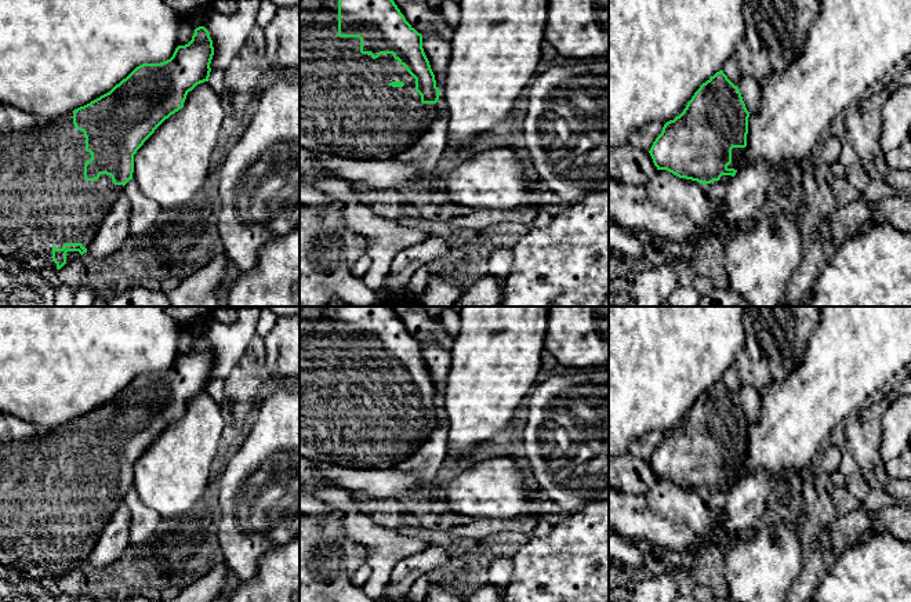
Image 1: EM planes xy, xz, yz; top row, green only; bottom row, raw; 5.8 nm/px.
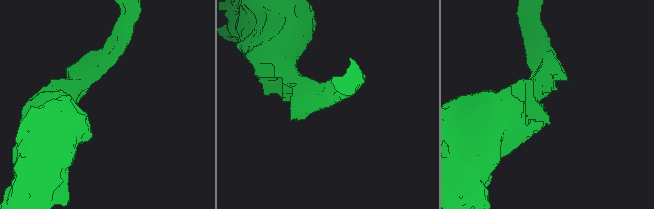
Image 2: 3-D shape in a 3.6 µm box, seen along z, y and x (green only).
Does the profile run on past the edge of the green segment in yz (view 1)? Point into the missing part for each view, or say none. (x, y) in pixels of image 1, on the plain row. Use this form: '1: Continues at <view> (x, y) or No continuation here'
1: Continues at yz (737, 463)

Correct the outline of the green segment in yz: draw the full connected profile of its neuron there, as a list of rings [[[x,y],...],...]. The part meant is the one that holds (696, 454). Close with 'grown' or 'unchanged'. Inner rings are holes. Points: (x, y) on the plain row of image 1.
[[[719,380],[700,395],[679,425],[664,434],[649,463],[657,479],[667,479],[703,494],[714,490],[726,493],[741,478],[748,427],[738,396]]]; grown

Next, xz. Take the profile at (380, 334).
[[[300,307],[300,456],[353,469],[385,469],[413,456],[439,421],[440,399],[418,342],[391,307]]]; grown

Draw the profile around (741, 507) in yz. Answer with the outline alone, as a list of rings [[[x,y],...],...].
[[[759,469],[754,476],[740,478],[729,492],[714,490],[704,494],[704,498],[709,507],[722,512],[721,529],[740,537],[761,525],[769,497],[780,483],[798,490],[801,471],[773,476],[769,471]]]

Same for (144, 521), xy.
[[[134,489],[124,494],[124,504],[131,512],[130,544],[146,543],[163,519],[141,501]]]

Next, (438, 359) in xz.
[[[438,344],[422,345],[422,358],[435,384],[436,396],[442,399],[447,387],[447,376],[451,365],[450,348]]]

